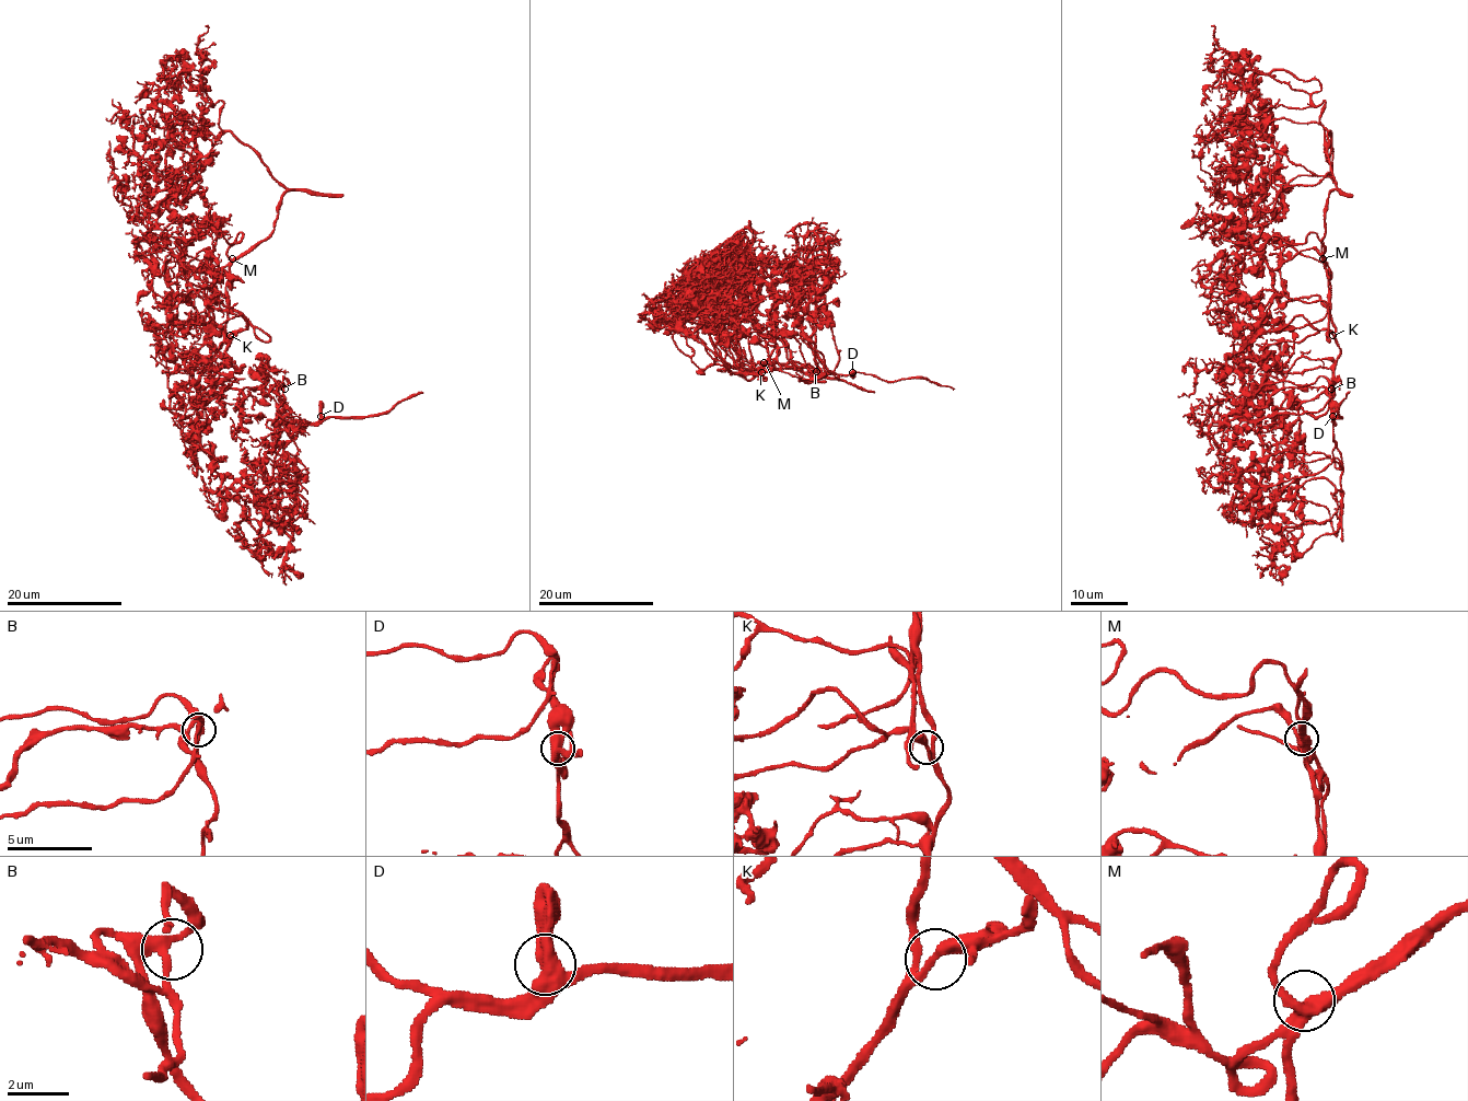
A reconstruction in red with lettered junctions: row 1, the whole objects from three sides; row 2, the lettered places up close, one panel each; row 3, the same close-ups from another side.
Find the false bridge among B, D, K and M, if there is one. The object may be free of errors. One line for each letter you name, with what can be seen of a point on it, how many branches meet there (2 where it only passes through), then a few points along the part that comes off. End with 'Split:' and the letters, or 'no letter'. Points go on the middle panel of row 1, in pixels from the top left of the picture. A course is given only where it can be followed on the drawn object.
Split: no letter

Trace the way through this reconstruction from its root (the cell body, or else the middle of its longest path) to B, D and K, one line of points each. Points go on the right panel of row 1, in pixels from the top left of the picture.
B: (1314, 302), (1284, 296), (1272, 300), (1250, 340), (1241, 381), (1269, 389), (1331, 389)
D: (1314, 302), (1272, 300), (1241, 381), (1323, 386), (1332, 416)
K: (1314, 302), (1323, 300), (1330, 309), (1332, 335)

